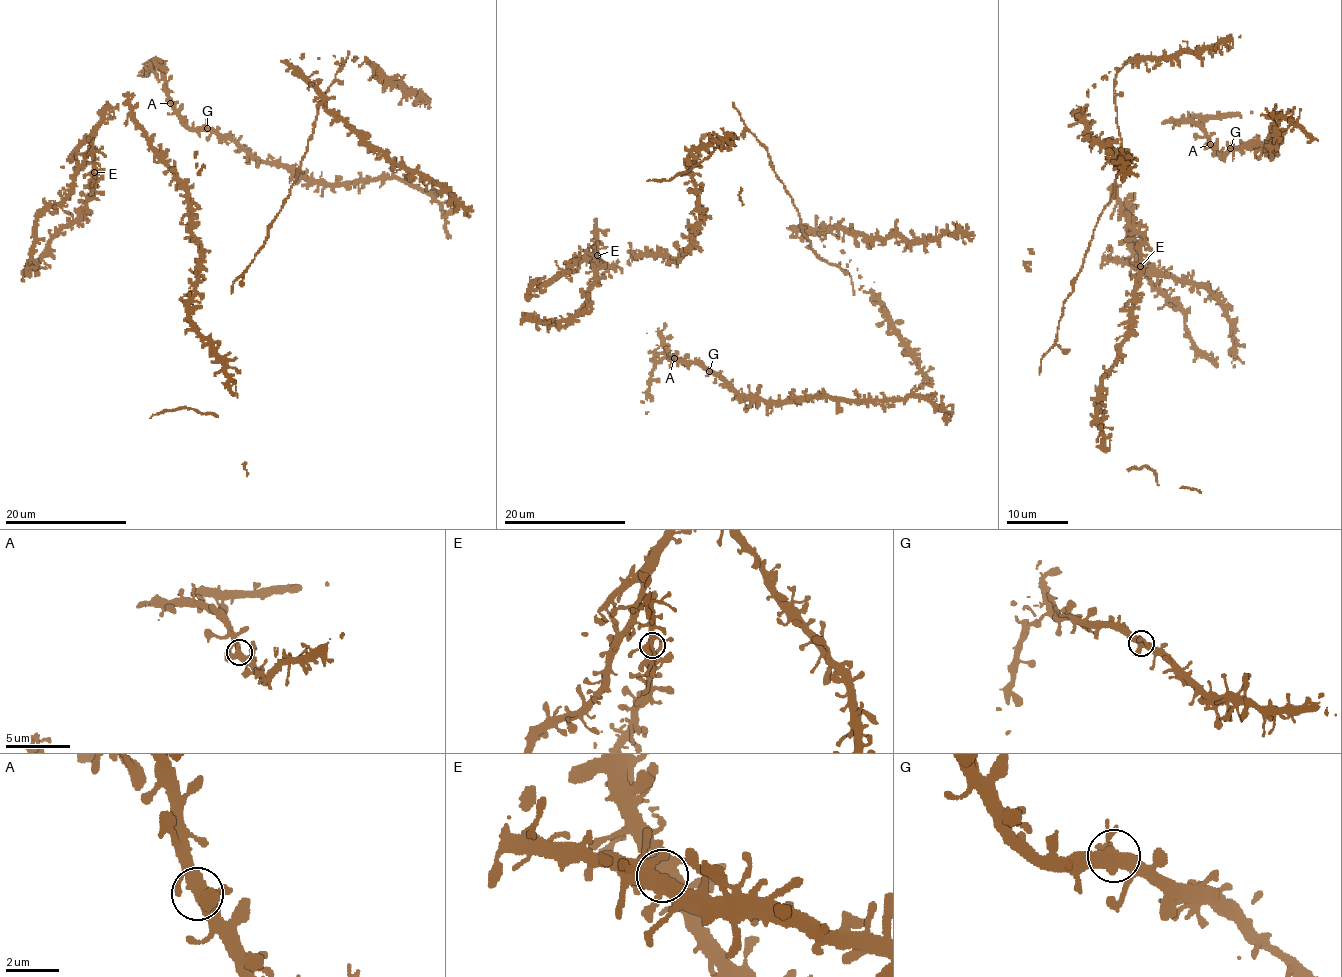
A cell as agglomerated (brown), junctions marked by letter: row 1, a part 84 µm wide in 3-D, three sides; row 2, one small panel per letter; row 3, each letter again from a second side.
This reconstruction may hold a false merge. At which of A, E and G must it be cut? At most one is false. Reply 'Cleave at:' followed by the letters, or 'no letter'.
Cleave at: no letter

